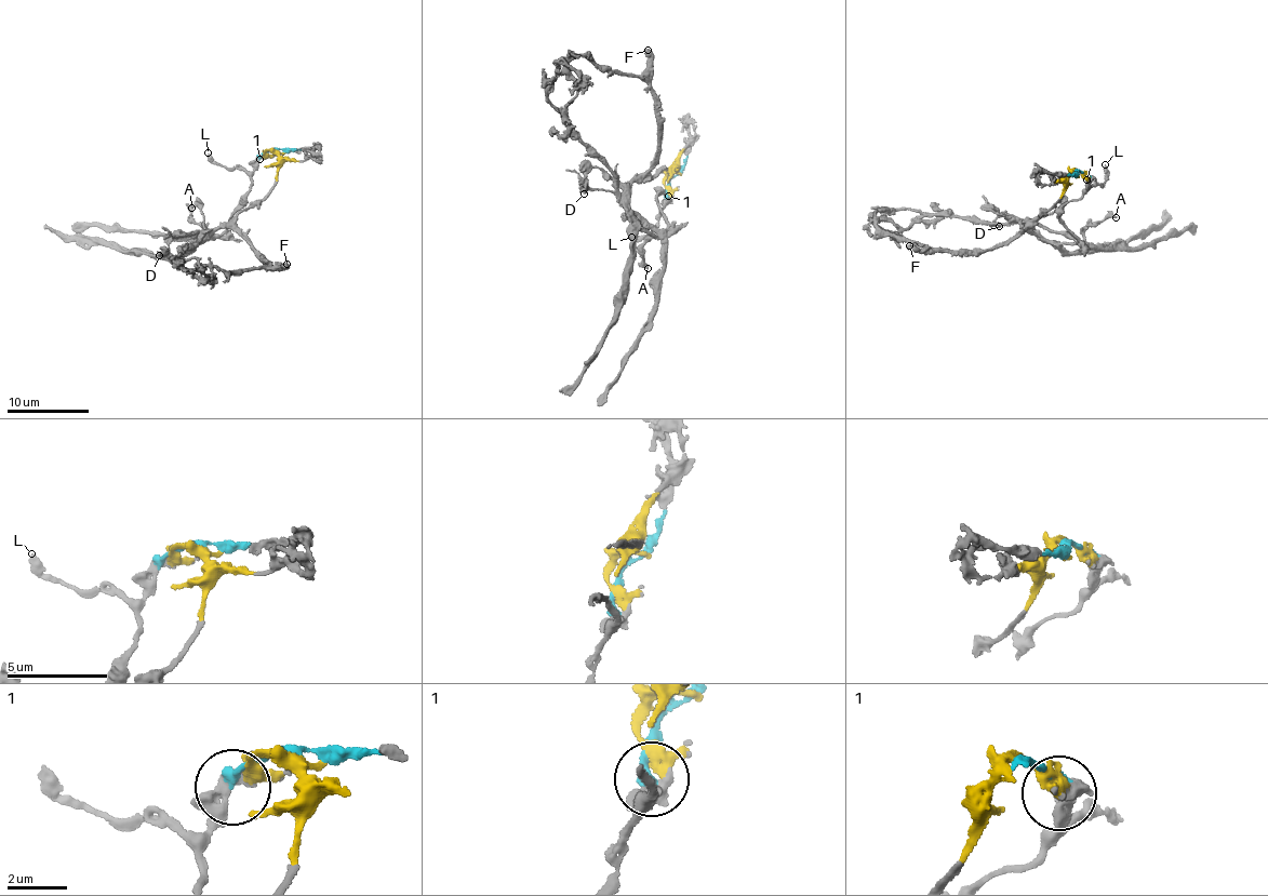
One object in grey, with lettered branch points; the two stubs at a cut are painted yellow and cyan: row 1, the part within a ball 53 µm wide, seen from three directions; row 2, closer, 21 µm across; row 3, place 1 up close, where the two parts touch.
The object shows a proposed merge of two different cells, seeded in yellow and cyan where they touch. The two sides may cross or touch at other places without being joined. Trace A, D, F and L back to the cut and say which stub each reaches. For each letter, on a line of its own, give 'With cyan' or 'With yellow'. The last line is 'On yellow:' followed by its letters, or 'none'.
A: With yellow
D: With cyan
F: With yellow
L: With cyan
On yellow: A, F

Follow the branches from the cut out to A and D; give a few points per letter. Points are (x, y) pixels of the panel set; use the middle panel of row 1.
A: (675, 173), (661, 171), (635, 181), (629, 191), (637, 226), (655, 237), (641, 246), (648, 268)
D: (673, 172), (669, 201), (657, 197), (665, 228), (654, 229), (613, 192), (586, 182), (584, 192)

